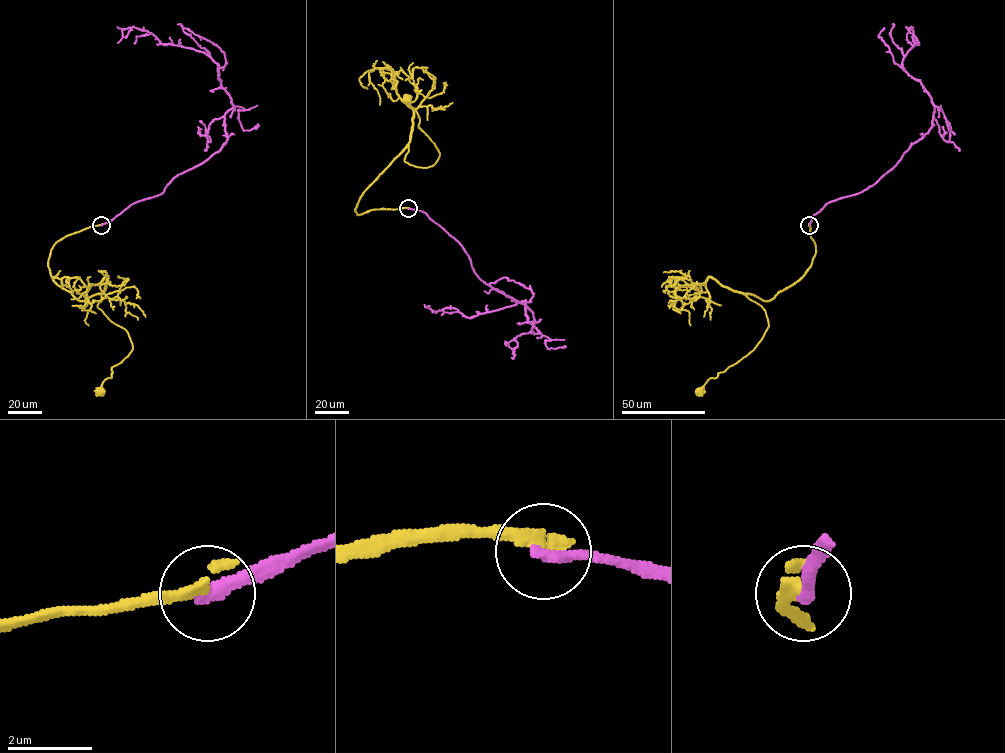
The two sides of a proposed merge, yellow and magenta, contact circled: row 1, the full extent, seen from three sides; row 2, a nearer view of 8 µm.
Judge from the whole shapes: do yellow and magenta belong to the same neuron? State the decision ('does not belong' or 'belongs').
does not belong

